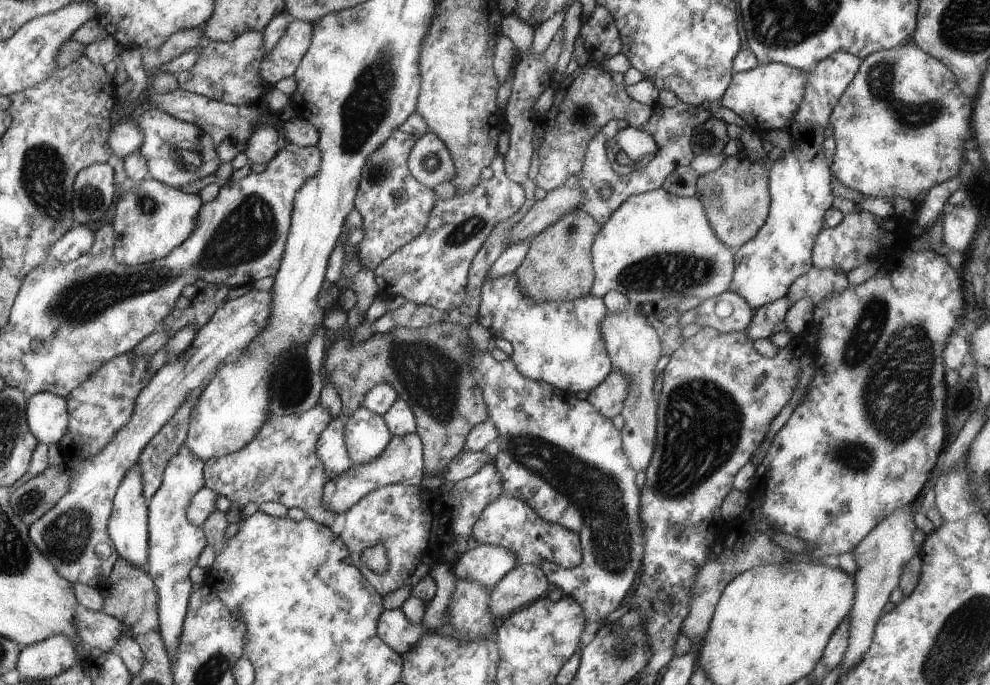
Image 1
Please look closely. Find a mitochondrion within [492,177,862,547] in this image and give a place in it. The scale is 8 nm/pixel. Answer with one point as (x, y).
(702, 423)

